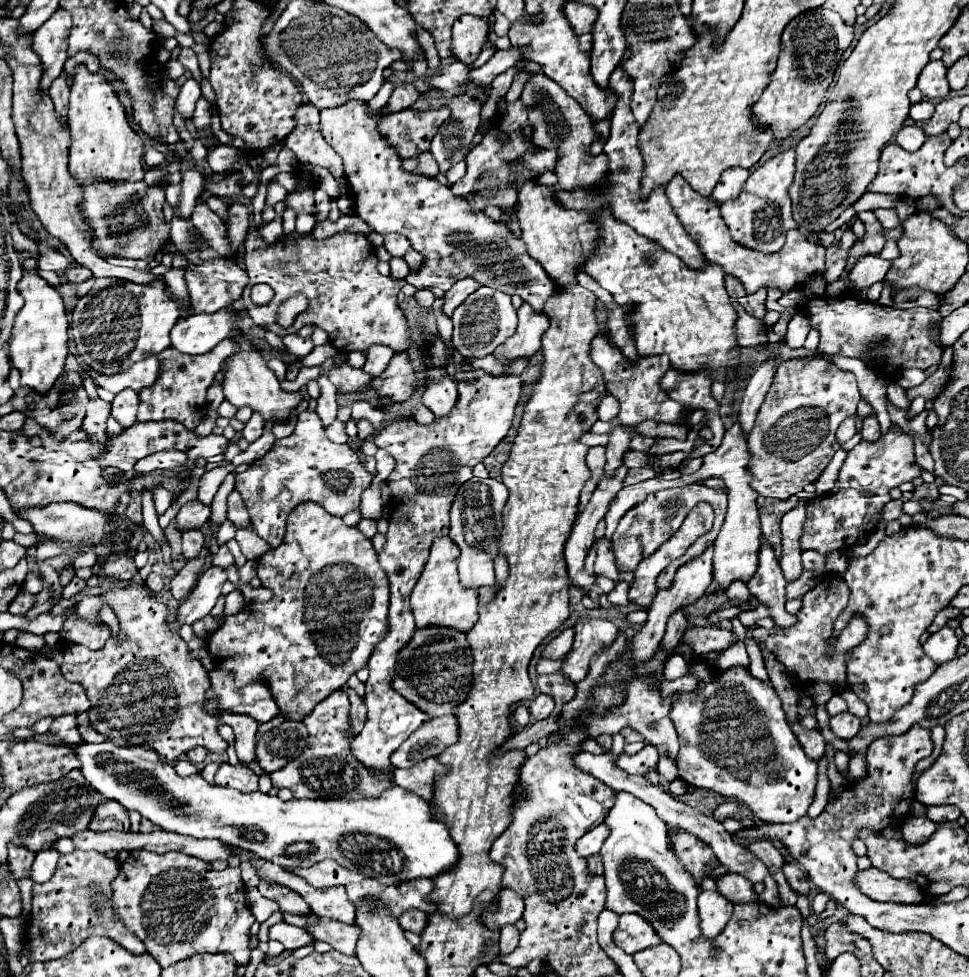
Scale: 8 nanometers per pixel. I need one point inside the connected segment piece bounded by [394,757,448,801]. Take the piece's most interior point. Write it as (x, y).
(420, 778)

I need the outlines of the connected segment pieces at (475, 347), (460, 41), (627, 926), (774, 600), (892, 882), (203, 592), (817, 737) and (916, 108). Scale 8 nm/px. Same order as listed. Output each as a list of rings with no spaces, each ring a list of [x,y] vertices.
[[[480,287],[462,305],[454,309],[452,323],[454,323],[456,351],[466,359],[476,359],[494,353],[494,349],[514,333],[518,319],[516,319],[516,309],[510,303],[510,295],[492,287]]]
[[[462,15],[452,29],[452,53],[466,65],[474,63],[480,55],[484,43],[488,41],[490,33],[490,19],[488,17],[474,17]]]
[[[636,913],[620,915],[620,923],[614,931],[614,943],[628,955],[634,955],[646,947],[658,945],[660,941],[662,941],[660,935],[654,931],[650,921],[646,921],[644,917]]]
[[[762,539],[760,551],[758,551],[758,569],[756,573],[746,581],[752,595],[760,599],[760,603],[770,607],[770,617],[776,621],[776,627],[790,627],[794,625],[796,617],[786,613],[784,609],[784,587],[786,579],[782,575],[780,563],[776,559],[774,547]]]
[[[870,867],[858,871],[854,877],[856,887],[874,901],[892,901],[892,903],[922,903],[926,899],[922,887],[908,879],[894,879],[888,873]]]
[[[208,567],[196,587],[190,591],[190,595],[186,597],[186,601],[180,605],[178,609],[178,621],[180,623],[188,623],[192,625],[194,621],[206,617],[210,613],[210,609],[216,605],[220,593],[222,593],[222,585],[226,583],[226,569],[222,567]]]
[[[792,723],[792,731],[798,735],[800,739],[800,745],[802,749],[806,751],[806,755],[810,755],[810,759],[820,759],[824,755],[824,749],[826,749],[826,741],[822,737],[820,731],[812,729],[812,731],[806,731],[796,723]]]
[[[920,101],[920,103],[914,103],[914,105],[910,107],[910,117],[912,117],[914,121],[918,121],[918,119],[928,121],[928,119],[932,117],[932,113],[934,113],[934,105],[932,105],[930,101]]]

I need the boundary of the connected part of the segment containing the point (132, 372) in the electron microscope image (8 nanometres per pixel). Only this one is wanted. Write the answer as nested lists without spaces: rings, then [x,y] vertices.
[[[150,355],[144,361],[134,363],[128,371],[120,371],[118,375],[112,375],[112,377],[110,375],[100,375],[100,377],[94,379],[94,383],[116,395],[126,387],[130,387],[134,391],[140,391],[148,385],[154,385],[158,375],[160,375],[160,363],[154,355]]]

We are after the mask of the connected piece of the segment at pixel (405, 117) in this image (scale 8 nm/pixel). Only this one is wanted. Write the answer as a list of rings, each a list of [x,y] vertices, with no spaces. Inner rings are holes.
[[[446,105],[430,111],[416,111],[408,107],[386,115],[378,129],[382,129],[382,135],[386,135],[390,145],[398,149],[402,159],[418,157],[420,151],[430,149],[430,141],[438,131],[438,125],[442,125],[448,117],[450,109]]]

